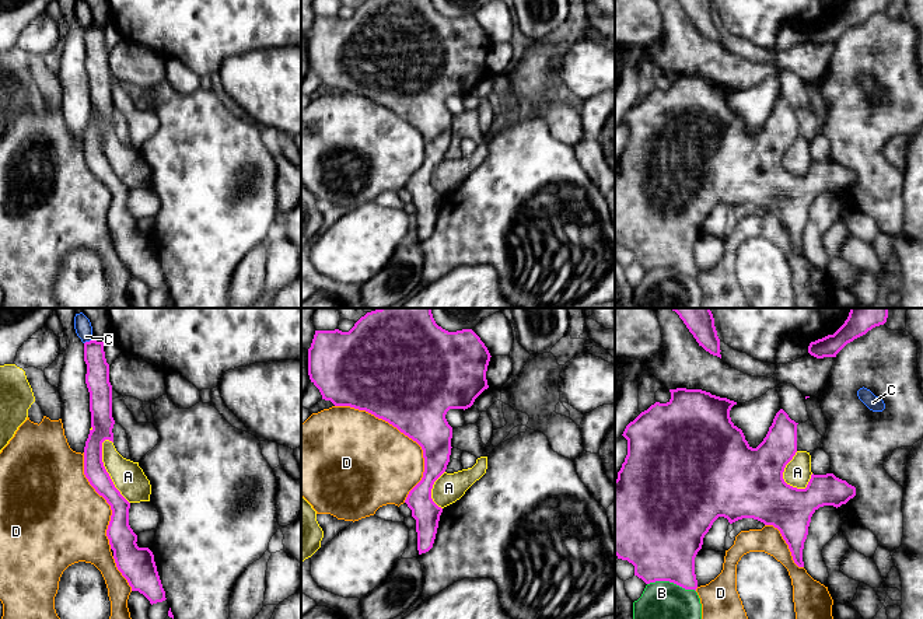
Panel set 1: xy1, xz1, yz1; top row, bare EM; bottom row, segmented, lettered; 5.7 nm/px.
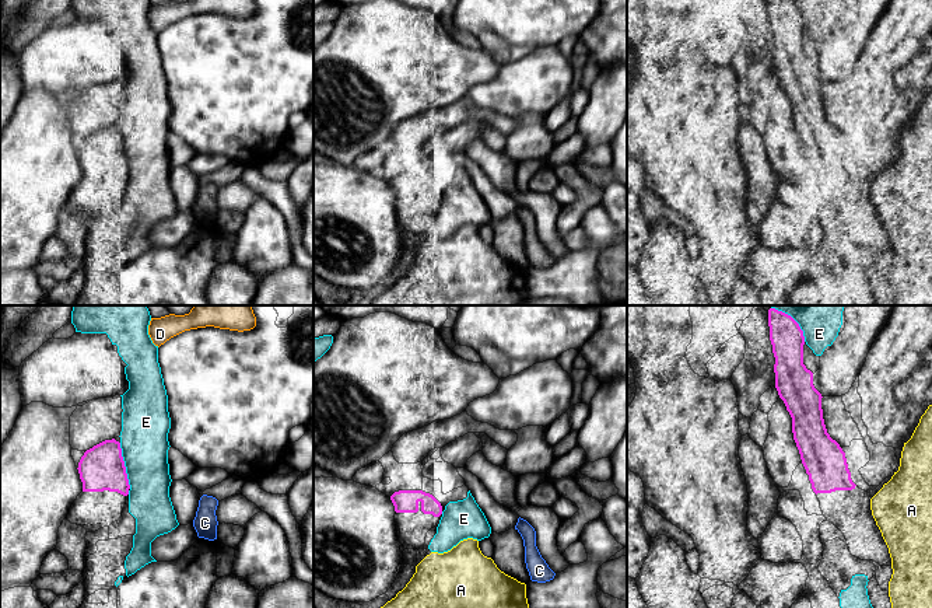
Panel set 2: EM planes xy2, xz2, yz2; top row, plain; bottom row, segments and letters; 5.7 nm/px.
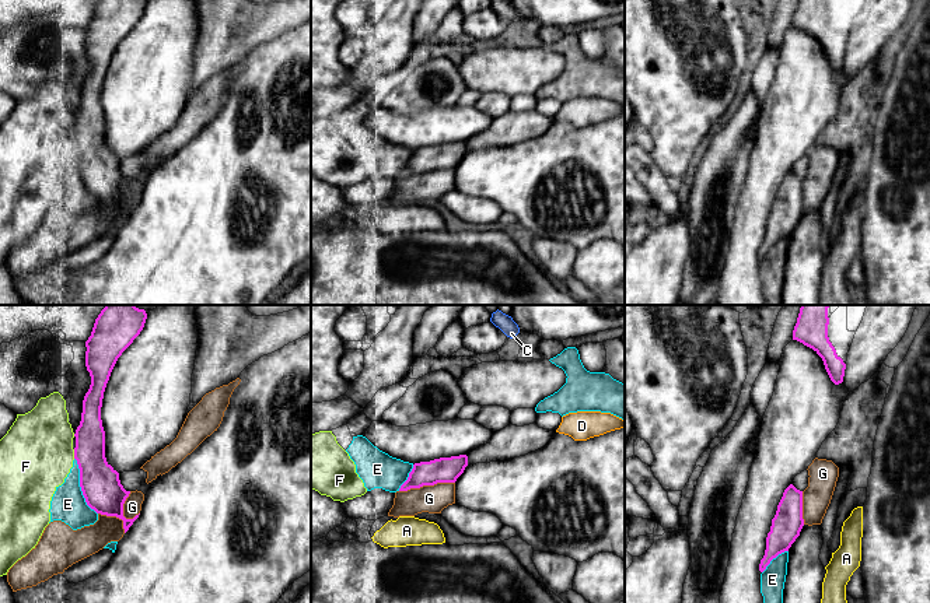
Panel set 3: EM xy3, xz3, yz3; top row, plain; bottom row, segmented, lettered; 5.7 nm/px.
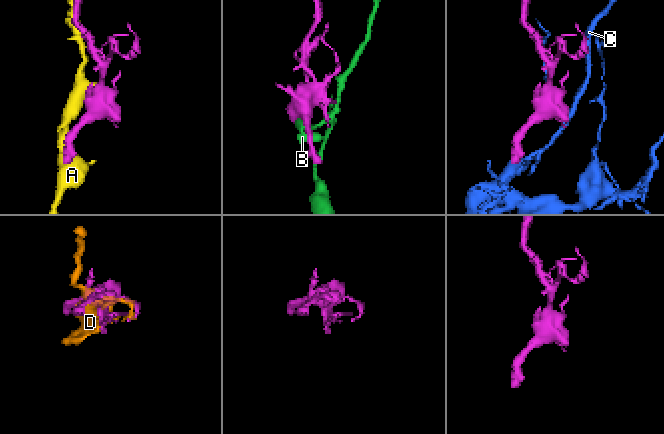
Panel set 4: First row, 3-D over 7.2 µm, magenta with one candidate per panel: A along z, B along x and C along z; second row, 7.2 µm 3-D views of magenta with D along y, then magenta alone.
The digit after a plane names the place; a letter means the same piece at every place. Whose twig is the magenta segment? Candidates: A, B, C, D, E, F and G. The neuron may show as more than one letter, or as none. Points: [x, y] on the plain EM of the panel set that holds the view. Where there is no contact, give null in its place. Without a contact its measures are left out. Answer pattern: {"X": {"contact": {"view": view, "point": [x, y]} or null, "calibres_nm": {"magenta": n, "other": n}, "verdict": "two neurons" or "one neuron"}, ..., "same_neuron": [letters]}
{"A": {"contact": {"view": "xy1", "point": [105, 157]}, "calibres_nm": {"magenta": 120, "other": 180}, "verdict": "two neurons"}, "B": {"contact": {"view": "yz1", "point": [671, 268]}, "calibres_nm": {"magenta": 440, "other": 400}, "verdict": "two neurons"}, "C": {"contact": {"view": "xy1", "point": [87, 28]}, "calibres_nm": {"magenta": 140, "other": 100}, "verdict": "two neurons"}, "D": {"contact": {"view": "xz1", "point": [405, 121]}, "calibres_nm": {"magenta": 440, "other": 480}, "verdict": "two neurons"}, "E": {"contact": {"view": "xy3", "point": [80, 172]}, "calibres_nm": {"magenta": 220, "other": 200}, "verdict": "two neurons"}, "F": {"contact": {"view": "xy3", "point": [74, 140]}, "calibres_nm": {"magenta": 220, "other": 420}, "verdict": "two neurons"}, "G": {"contact": {"view": "xz3", "point": [426, 171]}, "calibres_nm": {"magenta": 140, "other": 160}, "verdict": "two neurons"}, "same_neuron": []}

